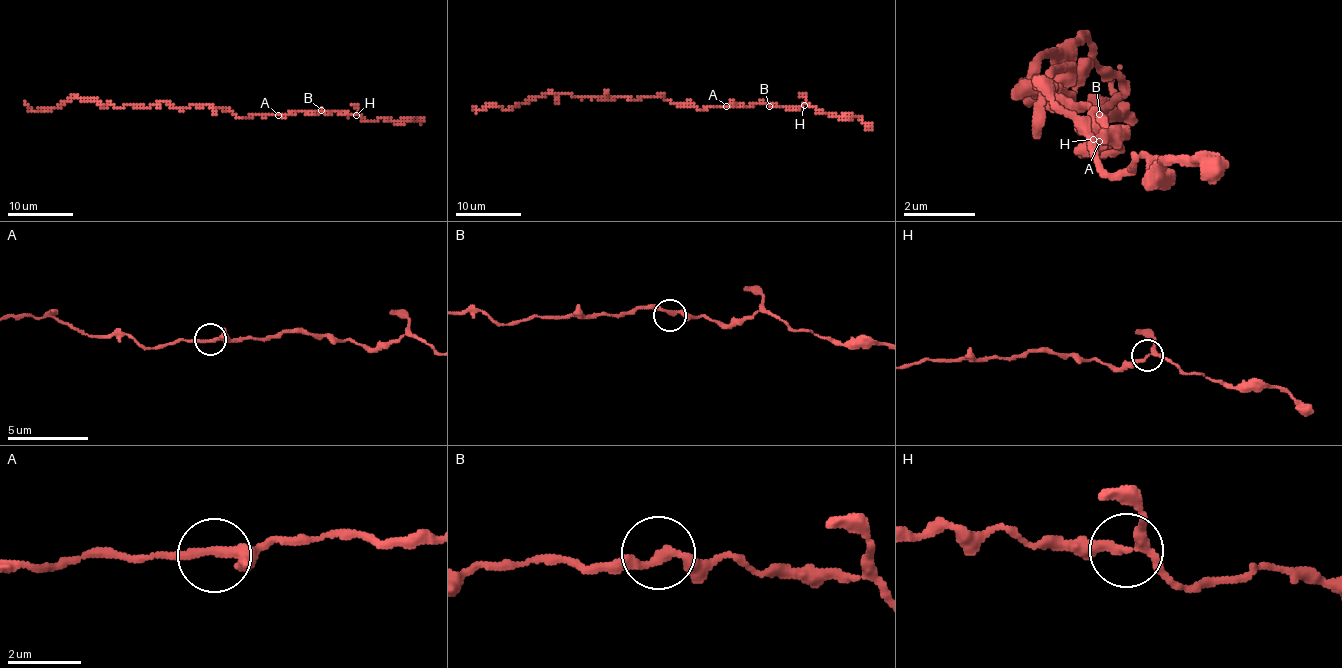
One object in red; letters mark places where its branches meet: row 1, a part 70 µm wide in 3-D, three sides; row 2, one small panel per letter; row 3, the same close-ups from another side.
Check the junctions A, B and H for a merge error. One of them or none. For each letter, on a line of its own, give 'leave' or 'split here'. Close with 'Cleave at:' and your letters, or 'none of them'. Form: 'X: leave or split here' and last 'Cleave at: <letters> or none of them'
A: leave
B: leave
H: leave
Cleave at: none of them

